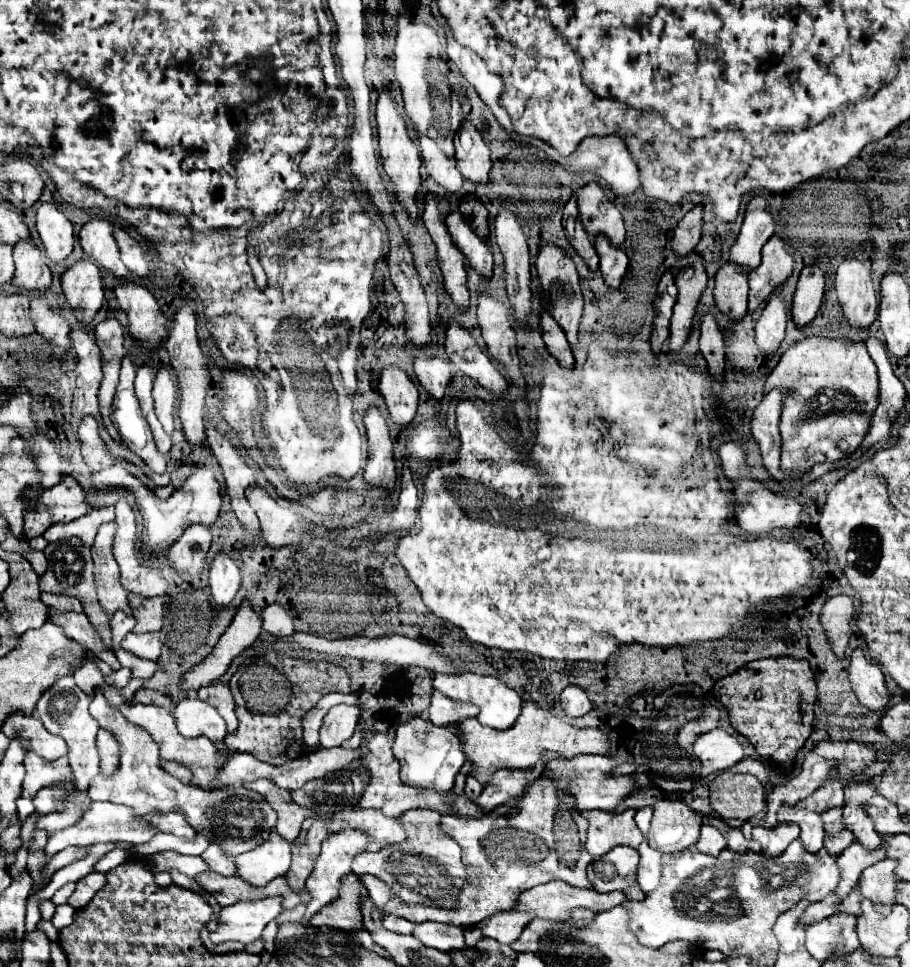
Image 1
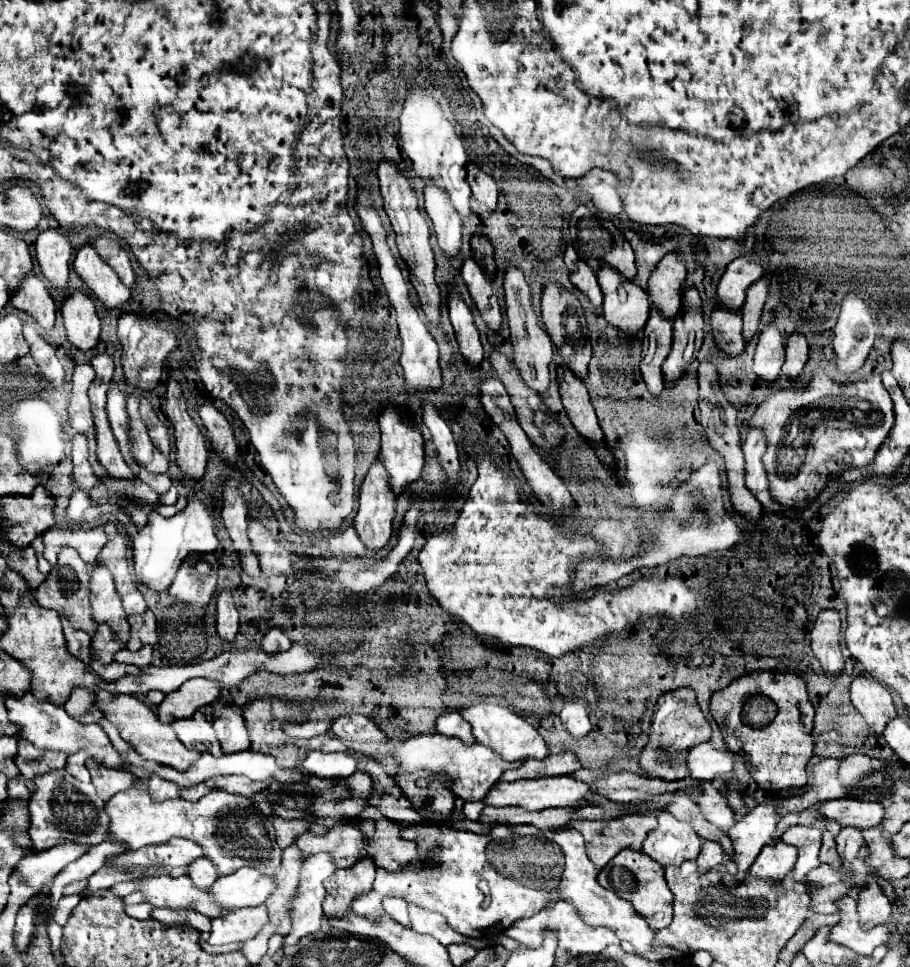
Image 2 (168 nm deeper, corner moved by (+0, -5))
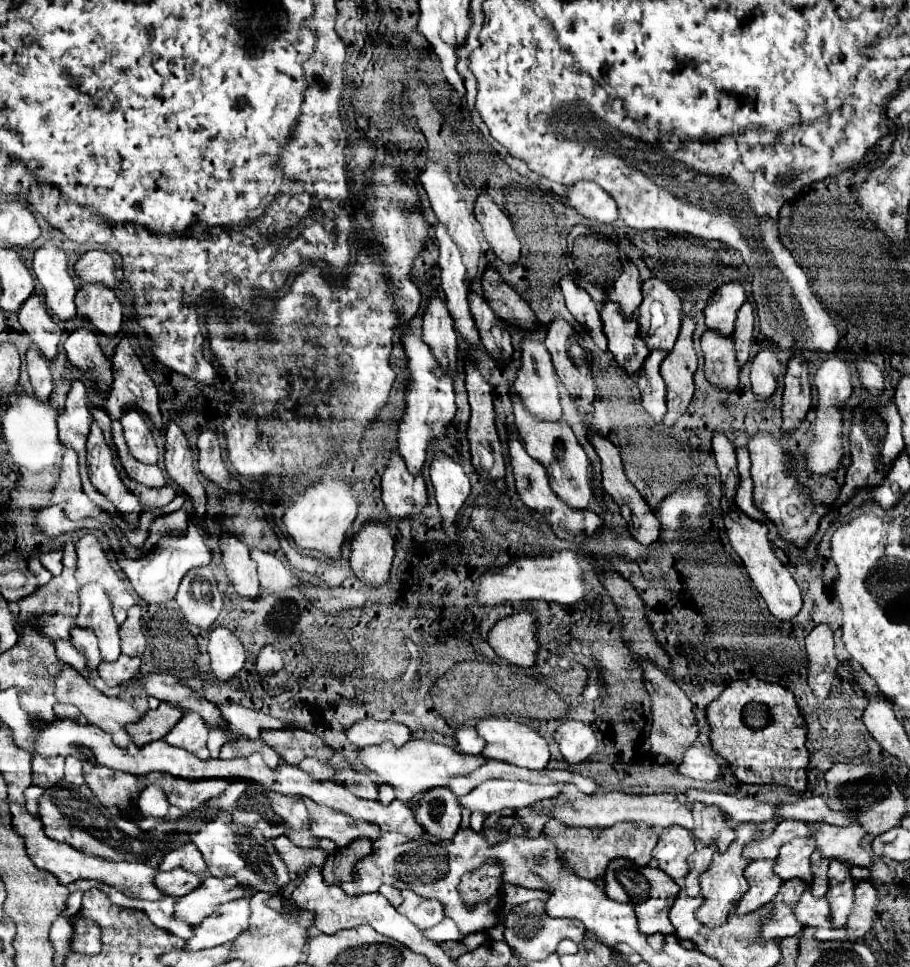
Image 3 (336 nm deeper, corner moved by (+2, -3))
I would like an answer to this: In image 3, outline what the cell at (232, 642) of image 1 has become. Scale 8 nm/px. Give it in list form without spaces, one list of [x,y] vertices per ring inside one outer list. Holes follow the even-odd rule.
[[[162,702],[156,710],[148,710],[148,712],[142,716],[142,720],[127,725],[126,730],[134,743],[138,747],[143,747],[144,744],[148,744],[148,742],[162,740],[162,738],[176,726],[176,722],[180,720],[182,714],[186,714],[182,708],[178,708],[178,706],[174,706],[174,704],[168,704],[168,702]]]

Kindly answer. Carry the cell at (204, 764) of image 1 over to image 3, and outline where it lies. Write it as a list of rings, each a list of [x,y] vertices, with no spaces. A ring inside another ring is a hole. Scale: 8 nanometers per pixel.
[[[66,664],[62,666],[60,676],[56,678],[56,698],[58,698],[60,704],[72,704],[72,706],[76,706],[88,718],[90,724],[100,726],[104,732],[108,732],[118,746],[126,748],[132,742],[124,726],[130,724],[130,722],[138,722],[140,720],[138,710],[134,706],[130,706],[126,700],[122,700],[122,698],[110,698],[110,696],[98,692],[92,684],[88,684],[86,678],[82,678],[76,670],[72,670]]]

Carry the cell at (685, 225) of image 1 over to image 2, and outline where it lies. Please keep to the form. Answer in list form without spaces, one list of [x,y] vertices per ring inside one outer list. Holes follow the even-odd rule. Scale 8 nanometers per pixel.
[[[668,252],[648,280],[648,294],[652,306],[666,318],[674,318],[680,312],[680,290],[686,278],[686,266],[678,252]]]

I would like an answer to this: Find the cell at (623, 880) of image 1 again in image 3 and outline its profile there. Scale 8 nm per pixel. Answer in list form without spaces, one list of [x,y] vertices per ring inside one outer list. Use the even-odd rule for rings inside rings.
[[[616,858],[608,864],[606,868],[606,894],[616,900],[616,902],[628,902],[628,904],[634,904],[636,908],[640,904],[644,904],[644,912],[636,912],[636,918],[638,918],[638,930],[642,934],[674,934],[674,928],[672,928],[672,922],[668,920],[668,912],[680,892],[680,886],[668,876],[664,874],[660,868],[652,868],[652,866],[636,866],[634,862],[626,860],[626,858]]]

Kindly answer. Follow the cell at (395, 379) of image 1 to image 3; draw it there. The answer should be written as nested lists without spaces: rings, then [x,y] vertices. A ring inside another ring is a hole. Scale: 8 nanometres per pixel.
[[[392,454],[382,476],[382,500],[394,520],[412,518],[428,504],[422,476],[412,476],[400,454]]]

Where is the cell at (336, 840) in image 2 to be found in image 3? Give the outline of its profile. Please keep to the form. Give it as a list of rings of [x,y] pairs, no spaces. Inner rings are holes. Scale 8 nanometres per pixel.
[[[284,834],[278,836],[278,838],[274,838],[274,840],[272,840],[272,846],[276,848],[276,852],[280,854],[282,862],[286,864],[292,880],[296,880],[298,876],[302,876],[304,870],[306,870],[308,866],[312,866],[312,864],[322,866],[324,860],[326,860],[326,856],[328,856],[328,854],[324,854],[324,852],[318,854],[318,850],[298,848],[298,846],[292,844],[292,842],[288,840],[288,836],[284,836]]]

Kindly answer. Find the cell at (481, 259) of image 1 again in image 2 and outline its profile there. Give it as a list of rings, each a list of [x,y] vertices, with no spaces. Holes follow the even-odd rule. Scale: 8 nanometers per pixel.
[[[472,258],[464,260],[460,274],[462,274],[462,278],[464,278],[464,282],[470,290],[470,296],[474,298],[478,310],[482,312],[482,318],[490,324],[492,330],[498,330],[502,314],[500,314],[498,298],[492,290],[492,284],[486,278],[486,274],[480,270],[480,266]]]

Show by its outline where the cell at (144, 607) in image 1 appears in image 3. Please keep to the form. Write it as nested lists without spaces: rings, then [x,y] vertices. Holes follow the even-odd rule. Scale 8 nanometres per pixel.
[[[132,606],[128,610],[128,618],[120,624],[120,642],[122,642],[122,654],[126,656],[142,656],[146,648],[146,638],[140,632],[140,606]]]

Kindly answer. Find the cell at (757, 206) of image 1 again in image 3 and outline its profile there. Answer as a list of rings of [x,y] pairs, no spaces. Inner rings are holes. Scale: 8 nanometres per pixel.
[[[738,282],[724,284],[708,302],[704,316],[706,316],[706,328],[716,330],[720,336],[732,336],[734,332],[734,320],[738,308],[746,302],[744,288]]]

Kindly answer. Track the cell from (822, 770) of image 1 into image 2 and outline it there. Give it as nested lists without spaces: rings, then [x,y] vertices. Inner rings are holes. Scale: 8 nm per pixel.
[[[768,798],[726,832],[732,838],[734,850],[736,850],[732,860],[738,864],[738,874],[736,876],[724,876],[722,878],[722,882],[726,886],[734,886],[742,878],[746,878],[748,868],[752,866],[752,860],[762,850],[762,846],[776,840],[774,830],[776,830],[776,824],[778,824],[780,816],[782,816],[778,812],[778,808],[780,808],[778,800]]]

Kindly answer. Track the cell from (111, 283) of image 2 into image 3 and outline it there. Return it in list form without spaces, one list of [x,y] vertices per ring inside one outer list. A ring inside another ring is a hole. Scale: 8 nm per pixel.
[[[82,284],[76,294],[78,316],[88,320],[100,334],[112,338],[122,332],[122,304],[102,284]]]

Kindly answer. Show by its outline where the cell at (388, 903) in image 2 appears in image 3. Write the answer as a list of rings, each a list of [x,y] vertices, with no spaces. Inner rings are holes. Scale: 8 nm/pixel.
[[[382,886],[380,888],[380,894],[394,906],[394,908],[398,908],[400,904],[402,904],[402,898],[400,898],[400,892],[396,890],[396,888],[392,888],[392,886]]]

